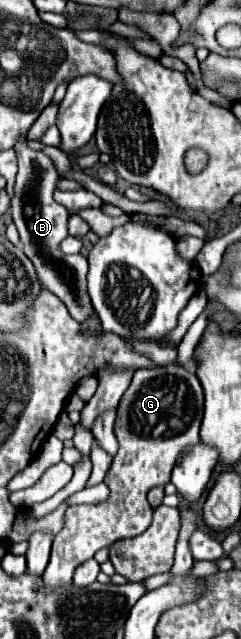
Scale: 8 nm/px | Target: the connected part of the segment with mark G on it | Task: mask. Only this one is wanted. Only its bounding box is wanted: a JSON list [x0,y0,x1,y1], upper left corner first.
[43,365,203,587]

